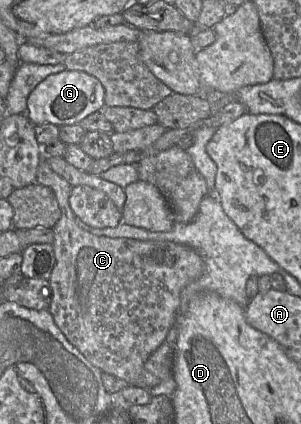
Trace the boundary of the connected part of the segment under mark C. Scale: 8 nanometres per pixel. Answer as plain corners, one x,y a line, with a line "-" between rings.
44,157
38,166
36,183
53,191
61,211
61,217
53,227
52,246
56,263
48,280
52,289
48,310
67,340
93,366
125,380
129,386
136,386
149,356
164,343
169,331
175,328
181,291
201,277
204,262
198,252
189,246
173,242
101,237
81,229
69,204
72,186
50,168

